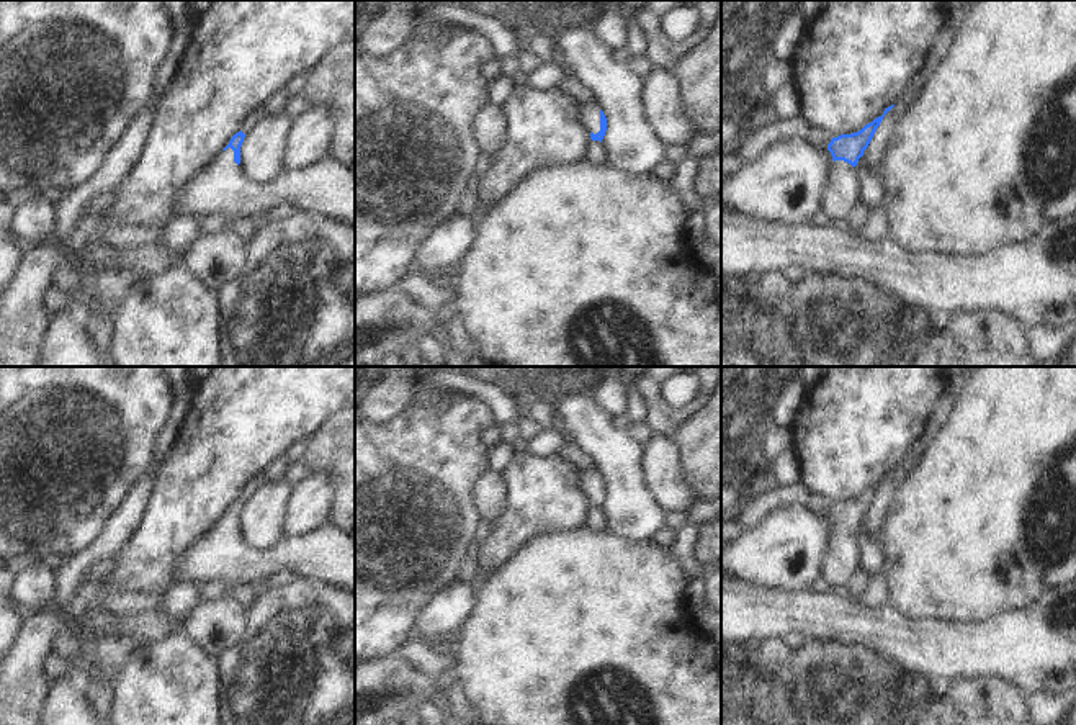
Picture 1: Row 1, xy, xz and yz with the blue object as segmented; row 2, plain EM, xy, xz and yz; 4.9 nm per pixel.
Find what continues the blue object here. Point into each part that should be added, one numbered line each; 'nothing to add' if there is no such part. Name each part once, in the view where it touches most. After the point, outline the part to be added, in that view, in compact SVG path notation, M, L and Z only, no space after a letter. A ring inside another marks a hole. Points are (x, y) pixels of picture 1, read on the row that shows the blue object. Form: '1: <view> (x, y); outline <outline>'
1: xz (591, 110); outline M584 103L584 119L590 133L600 131L600 108L597 103Z

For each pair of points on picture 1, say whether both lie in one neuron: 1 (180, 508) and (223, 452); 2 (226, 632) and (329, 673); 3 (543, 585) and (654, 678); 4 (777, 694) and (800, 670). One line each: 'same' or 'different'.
1: same
2: different
3: same
4: different

